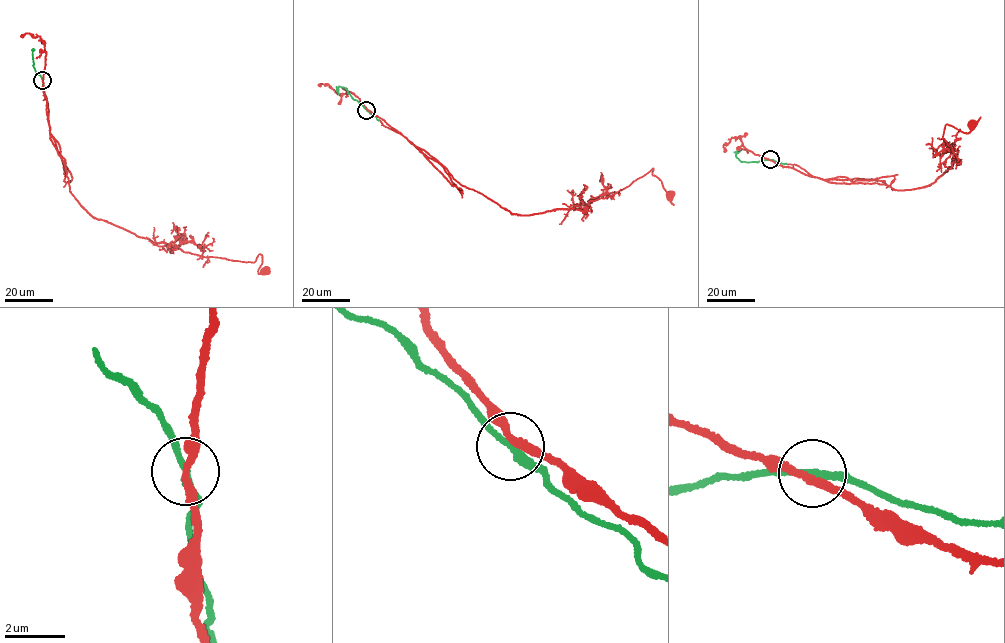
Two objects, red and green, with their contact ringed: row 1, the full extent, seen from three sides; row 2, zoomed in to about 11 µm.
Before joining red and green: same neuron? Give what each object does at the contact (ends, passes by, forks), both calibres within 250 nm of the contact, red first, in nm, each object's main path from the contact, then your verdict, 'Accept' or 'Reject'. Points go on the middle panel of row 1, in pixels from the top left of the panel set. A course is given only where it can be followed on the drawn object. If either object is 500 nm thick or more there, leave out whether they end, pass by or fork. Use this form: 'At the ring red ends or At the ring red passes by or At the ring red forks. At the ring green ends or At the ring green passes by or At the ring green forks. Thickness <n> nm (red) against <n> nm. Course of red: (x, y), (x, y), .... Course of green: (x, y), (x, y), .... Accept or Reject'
At the ring red passes by. At the ring green passes by. Thickness 240 nm (red) against 220 nm. Course of red: (366, 109), (438, 161), (460, 185), (515, 214), (582, 209), (653, 168), (670, 194). Course of green: (366, 109), (346, 88), (339, 86), (338, 94). Accept

